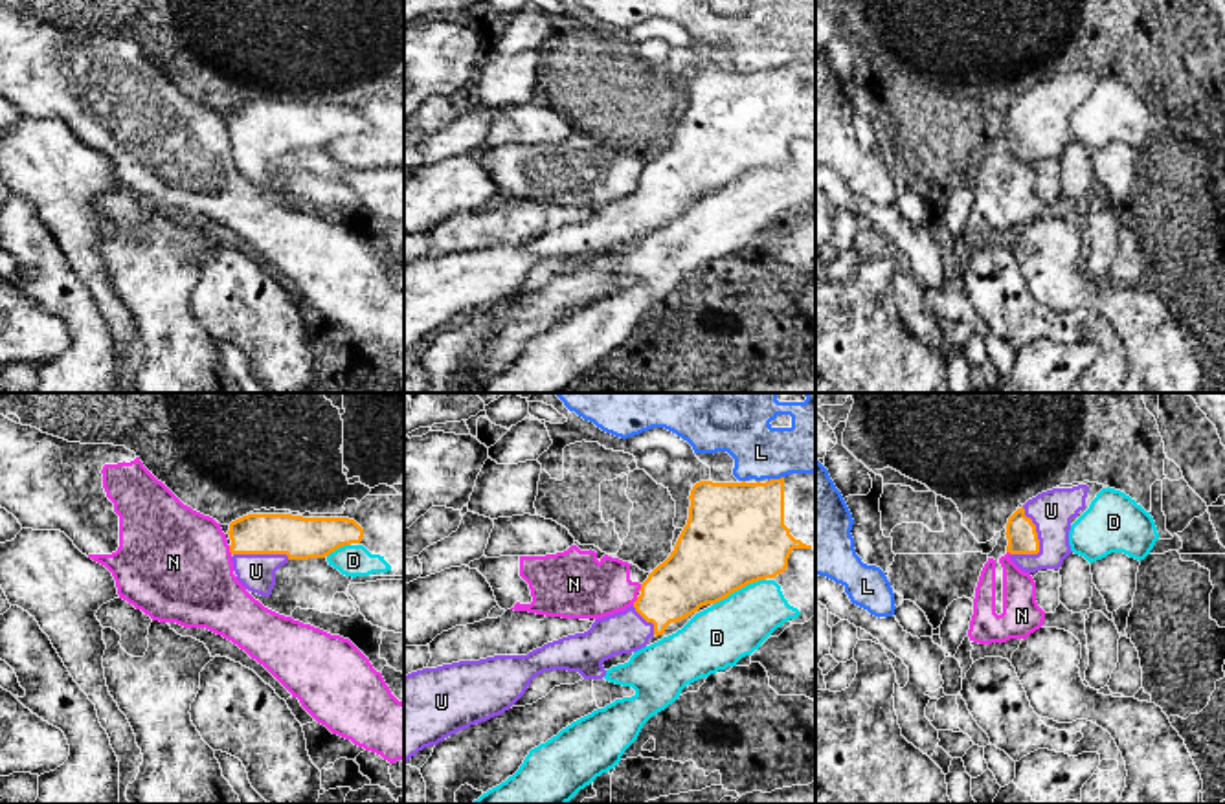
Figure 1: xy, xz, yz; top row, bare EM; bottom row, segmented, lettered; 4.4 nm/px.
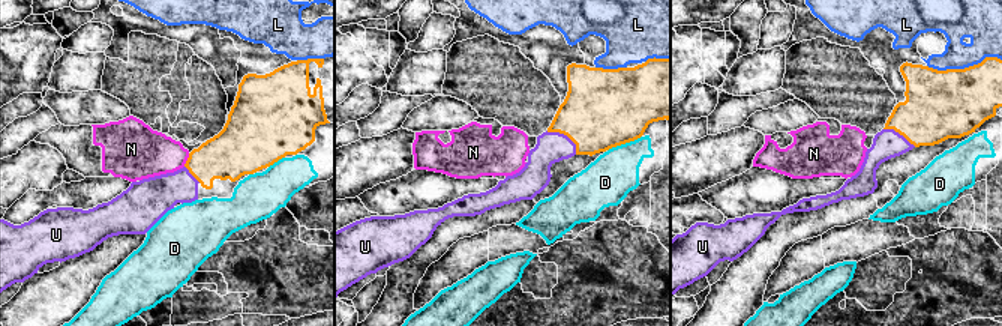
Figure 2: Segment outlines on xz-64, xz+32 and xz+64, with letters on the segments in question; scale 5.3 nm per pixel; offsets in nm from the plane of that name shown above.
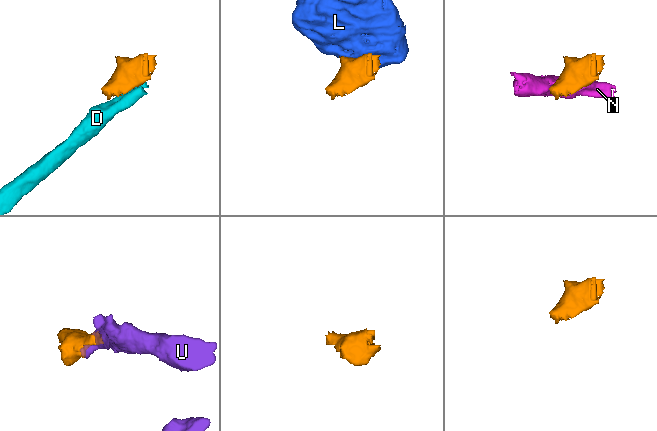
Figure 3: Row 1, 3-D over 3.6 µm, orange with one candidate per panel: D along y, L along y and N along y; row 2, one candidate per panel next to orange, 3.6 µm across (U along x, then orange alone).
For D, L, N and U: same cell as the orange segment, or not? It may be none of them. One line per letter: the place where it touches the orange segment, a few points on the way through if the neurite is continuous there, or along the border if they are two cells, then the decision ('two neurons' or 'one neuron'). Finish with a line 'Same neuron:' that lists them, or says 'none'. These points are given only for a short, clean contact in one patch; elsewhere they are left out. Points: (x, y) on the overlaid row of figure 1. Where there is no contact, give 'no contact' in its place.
D: meets orange in xz at (739, 588); border along xz (764, 579), (748, 582), (713, 604); two neurons
L: meets orange in xz at (775, 480); two neurons
N: meets orange in xy at (230, 549); border along xy (228, 546), (232, 553); two neurons
U: meets orange in yz at (1034, 531); one neuron
Same neuron: U

